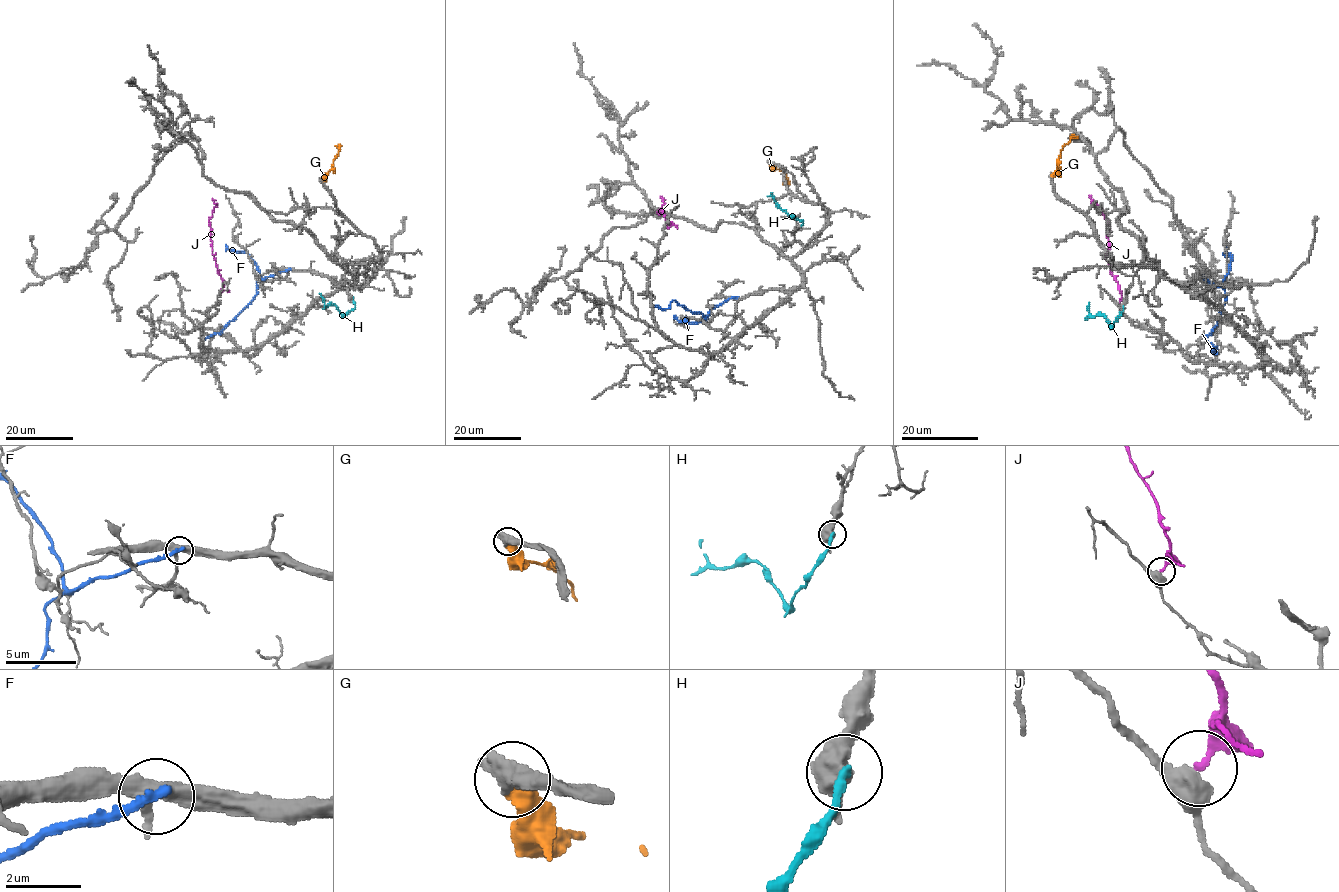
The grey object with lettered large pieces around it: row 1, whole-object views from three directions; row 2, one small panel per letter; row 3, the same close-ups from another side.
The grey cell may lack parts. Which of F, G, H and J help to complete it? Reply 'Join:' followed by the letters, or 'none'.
Join: none

